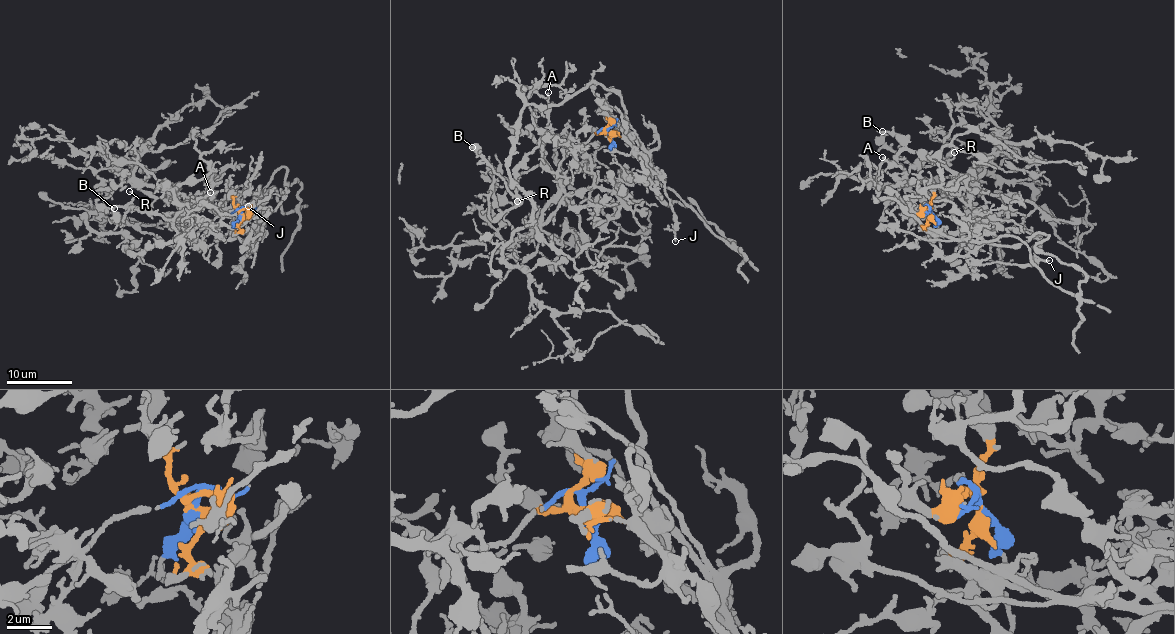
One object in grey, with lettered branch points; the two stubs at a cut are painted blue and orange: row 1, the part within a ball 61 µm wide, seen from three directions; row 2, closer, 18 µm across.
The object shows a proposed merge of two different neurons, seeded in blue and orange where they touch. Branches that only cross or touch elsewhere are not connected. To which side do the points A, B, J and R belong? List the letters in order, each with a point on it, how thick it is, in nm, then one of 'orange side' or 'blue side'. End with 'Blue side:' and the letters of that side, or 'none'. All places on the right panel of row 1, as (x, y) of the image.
A: place (882, 157); calibre 190 nm; blue side
B: place (882, 131); calibre 200 nm; blue side
J: place (1049, 260); calibre 190 nm; orange side
R: place (954, 152); calibre 140 nm; blue side
Blue side: A, B, R

